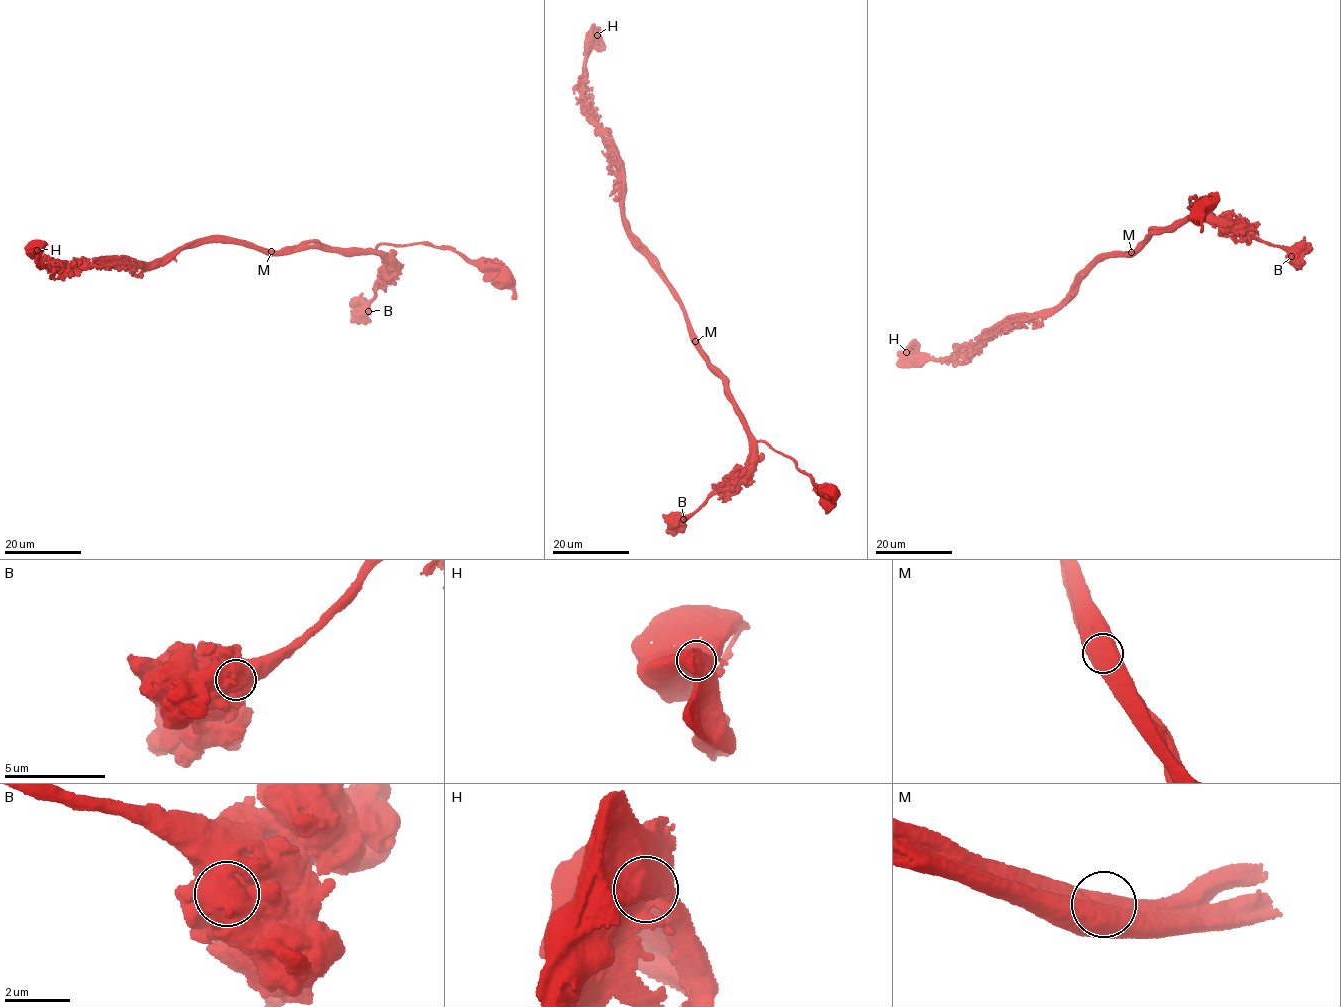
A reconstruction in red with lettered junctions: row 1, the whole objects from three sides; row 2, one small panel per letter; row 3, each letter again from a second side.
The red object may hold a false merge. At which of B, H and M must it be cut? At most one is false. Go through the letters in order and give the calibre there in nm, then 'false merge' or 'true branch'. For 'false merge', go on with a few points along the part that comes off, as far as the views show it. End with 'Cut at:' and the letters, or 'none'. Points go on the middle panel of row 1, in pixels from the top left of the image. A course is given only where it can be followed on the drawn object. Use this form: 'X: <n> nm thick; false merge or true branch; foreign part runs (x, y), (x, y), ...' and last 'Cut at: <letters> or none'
B: 1250 nm thick; true branch
H: 1100 nm thick; true branch
M: 1300 nm thick; false merge; foreign part runs (695, 341), (706, 365), (724, 381), (748, 439), (765, 441), (790, 456), (826, 496)
Cut at: M

